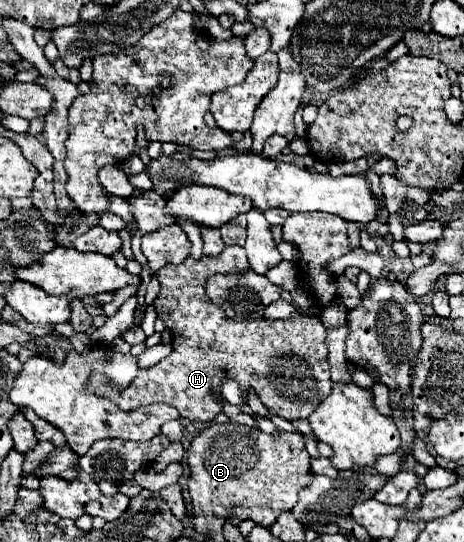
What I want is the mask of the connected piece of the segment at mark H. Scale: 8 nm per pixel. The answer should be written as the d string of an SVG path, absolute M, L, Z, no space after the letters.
M225 247L225 251L219 257L201 257L199 261L193 261L187 257L179 265L161 267L157 271L157 279L161 283L159 297L155 299L153 307L157 311L157 317L165 323L165 327L173 333L171 353L161 359L157 365L149 369L139 369L133 383L123 391L117 393L111 389L111 385L101 377L93 375L91 389L101 395L109 397L115 405L119 405L123 411L135 411L137 407L145 407L151 403L167 403L175 407L181 417L195 421L195 423L211 423L217 413L221 413L221 403L225 401L221 395L221 387L225 381L237 381L241 387L241 399L249 403L249 391L253 389L255 395L261 399L261 403L273 413L287 421L295 419L307 419L321 399L325 399L331 391L331 377L329 377L329 363L327 363L327 329L315 315L303 315L295 313L291 319L285 321L255 321L255 323L237 323L221 311L221 307L213 305L205 291L205 283L209 275L225 275L225 273L241 273L249 269L249 261L243 247Z

